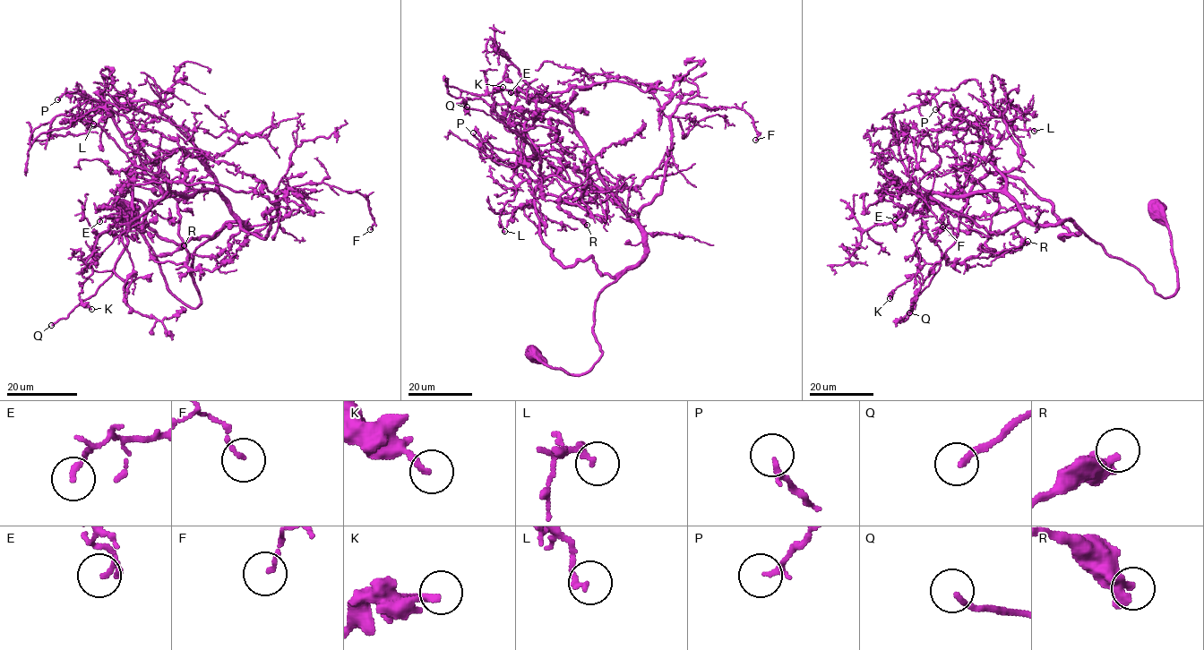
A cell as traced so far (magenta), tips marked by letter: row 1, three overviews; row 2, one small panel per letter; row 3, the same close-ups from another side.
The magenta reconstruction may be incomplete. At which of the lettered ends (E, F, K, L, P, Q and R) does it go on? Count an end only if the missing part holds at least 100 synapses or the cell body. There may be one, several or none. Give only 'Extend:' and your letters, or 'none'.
Extend: Q

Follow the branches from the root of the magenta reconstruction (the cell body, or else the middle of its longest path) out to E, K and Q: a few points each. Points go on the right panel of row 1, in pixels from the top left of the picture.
E: (1157, 211), (1176, 272), (1165, 297), (1072, 220), (1030, 223), (1000, 192), (925, 192), (895, 219)
K: (1157, 211), (1165, 297), (1072, 220), (1030, 223), (1000, 192), (933, 193), (924, 264), (890, 298)
Q: (1157, 211), (1176, 272), (1165, 297), (1082, 231), (1062, 239), (1053, 207), (1020, 179), (986, 173), (909, 312)

